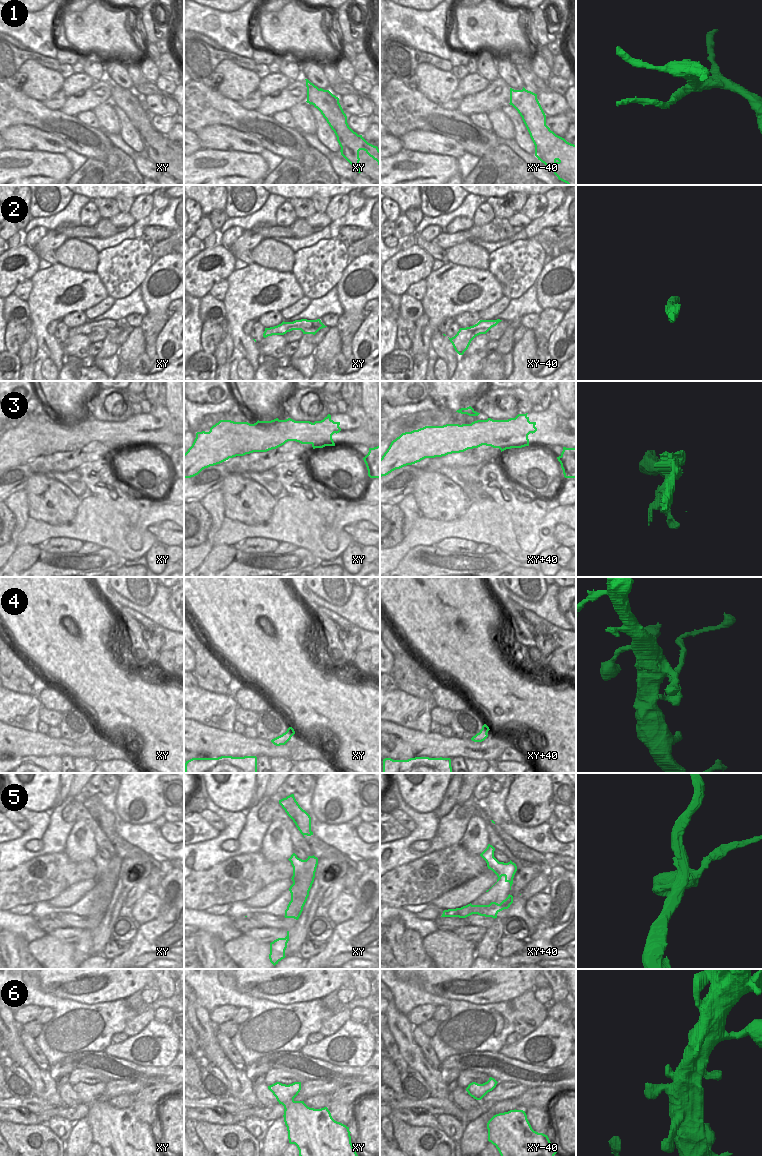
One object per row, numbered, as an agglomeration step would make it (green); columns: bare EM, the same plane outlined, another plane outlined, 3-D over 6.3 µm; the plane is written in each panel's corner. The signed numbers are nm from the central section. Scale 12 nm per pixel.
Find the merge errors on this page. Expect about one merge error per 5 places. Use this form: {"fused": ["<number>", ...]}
{"fused": ["1", "3", "5"]}

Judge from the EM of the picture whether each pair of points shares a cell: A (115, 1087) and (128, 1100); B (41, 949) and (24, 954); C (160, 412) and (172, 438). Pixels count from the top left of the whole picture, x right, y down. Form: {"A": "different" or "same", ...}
{"A": "different", "B": "different", "C": "same"}

